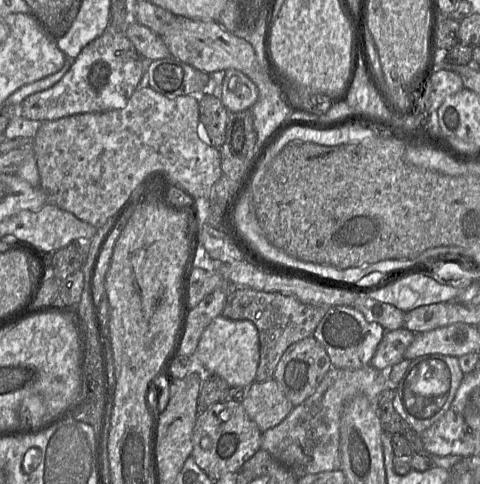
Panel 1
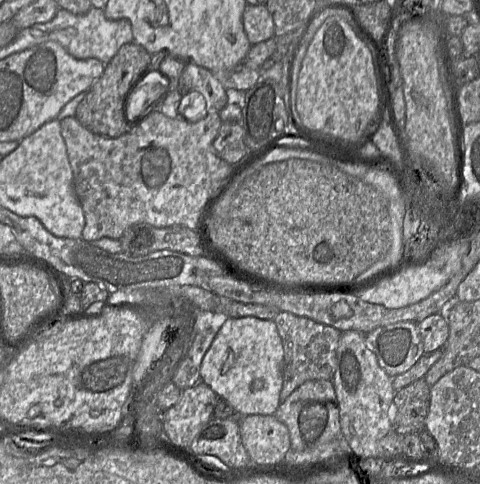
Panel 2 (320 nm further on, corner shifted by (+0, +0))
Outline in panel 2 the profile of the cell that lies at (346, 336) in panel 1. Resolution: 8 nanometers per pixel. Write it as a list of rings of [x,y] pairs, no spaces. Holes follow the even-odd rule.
[[[413,321],[377,327],[365,335],[365,340],[391,378],[408,371],[425,353],[417,323]]]

